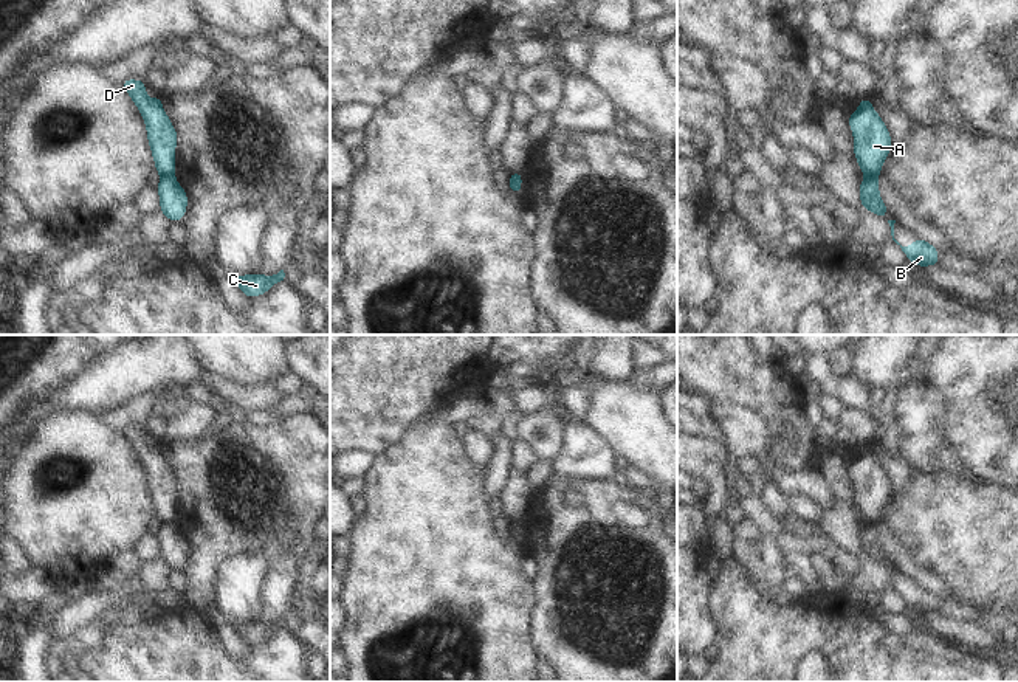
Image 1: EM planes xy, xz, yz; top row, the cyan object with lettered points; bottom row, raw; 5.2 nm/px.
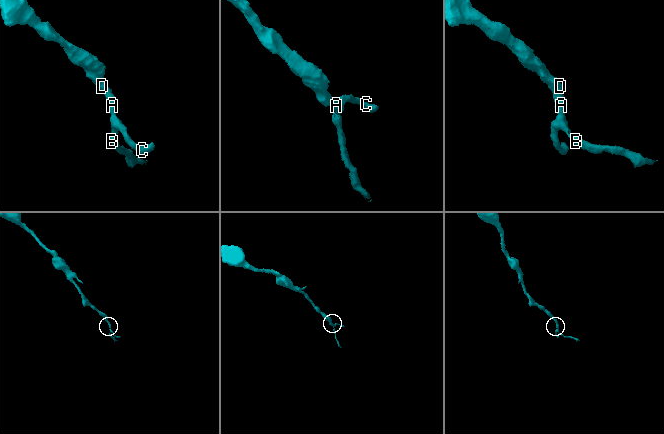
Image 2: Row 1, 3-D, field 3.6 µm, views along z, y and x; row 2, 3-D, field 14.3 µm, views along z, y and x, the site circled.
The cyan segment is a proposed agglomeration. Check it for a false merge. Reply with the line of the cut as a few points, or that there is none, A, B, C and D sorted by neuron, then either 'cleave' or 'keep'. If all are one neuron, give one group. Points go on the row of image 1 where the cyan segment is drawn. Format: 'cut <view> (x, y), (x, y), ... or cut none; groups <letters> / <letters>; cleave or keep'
cut xy (174, 174), (161, 177); groups A D / B C; cleave

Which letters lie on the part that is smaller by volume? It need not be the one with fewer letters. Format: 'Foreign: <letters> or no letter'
Foreign: B, C

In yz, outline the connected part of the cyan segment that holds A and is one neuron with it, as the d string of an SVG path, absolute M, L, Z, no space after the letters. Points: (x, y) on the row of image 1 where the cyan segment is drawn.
M872 98L858 99L860 108L848 118L854 135L854 157L862 174L869 177L882 175L882 164L891 152L891 135L872 108Z

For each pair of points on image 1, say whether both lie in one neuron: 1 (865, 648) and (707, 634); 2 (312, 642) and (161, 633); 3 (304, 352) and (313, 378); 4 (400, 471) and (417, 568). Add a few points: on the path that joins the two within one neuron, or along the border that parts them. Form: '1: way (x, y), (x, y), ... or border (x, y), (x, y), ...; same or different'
1: border (708, 600), (716, 628), (715, 644); different
2: border (295, 636), (307, 654); different
3: way (310, 358), (313, 361), (313, 372); same
4: way (417, 495), (417, 544); same

